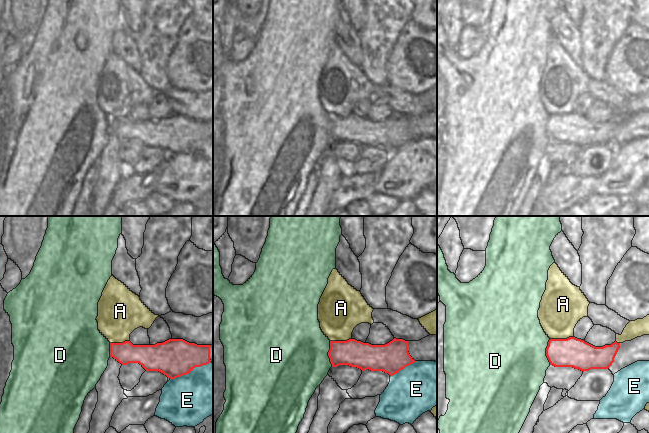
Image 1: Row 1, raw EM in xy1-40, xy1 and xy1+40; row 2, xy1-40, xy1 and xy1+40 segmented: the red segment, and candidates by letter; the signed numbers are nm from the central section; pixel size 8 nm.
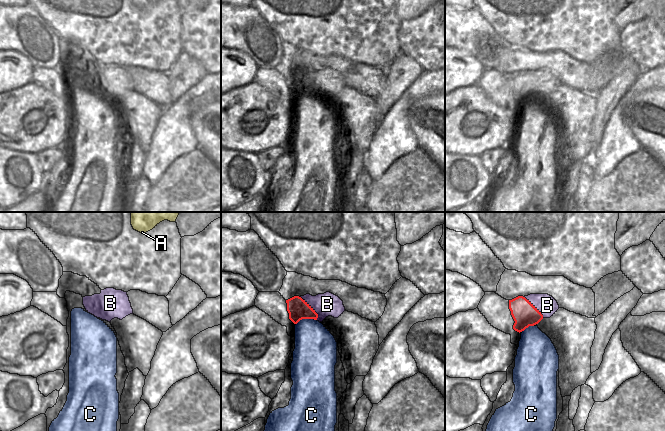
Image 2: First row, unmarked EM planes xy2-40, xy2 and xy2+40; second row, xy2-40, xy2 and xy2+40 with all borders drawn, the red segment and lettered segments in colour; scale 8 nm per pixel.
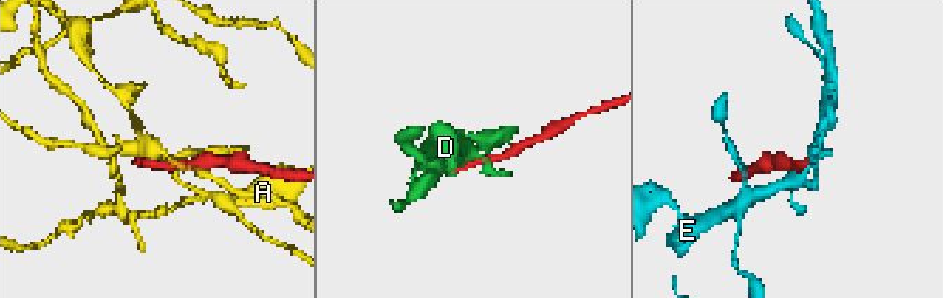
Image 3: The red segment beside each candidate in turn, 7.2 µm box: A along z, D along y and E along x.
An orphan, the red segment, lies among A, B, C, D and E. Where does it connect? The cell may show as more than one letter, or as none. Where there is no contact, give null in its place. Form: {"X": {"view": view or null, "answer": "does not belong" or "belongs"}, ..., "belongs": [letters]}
{"A": {"view": "xy1+40", "answer": "does not belong"}, "B": {"view": "xy2", "answer": "belongs"}, "C": {"view": "xy2", "answer": "does not belong"}, "D": {"view": "xy1", "answer": "does not belong"}, "E": {"view": "xy1-40", "answer": "does not belong"}, "belongs": ["B"]}

